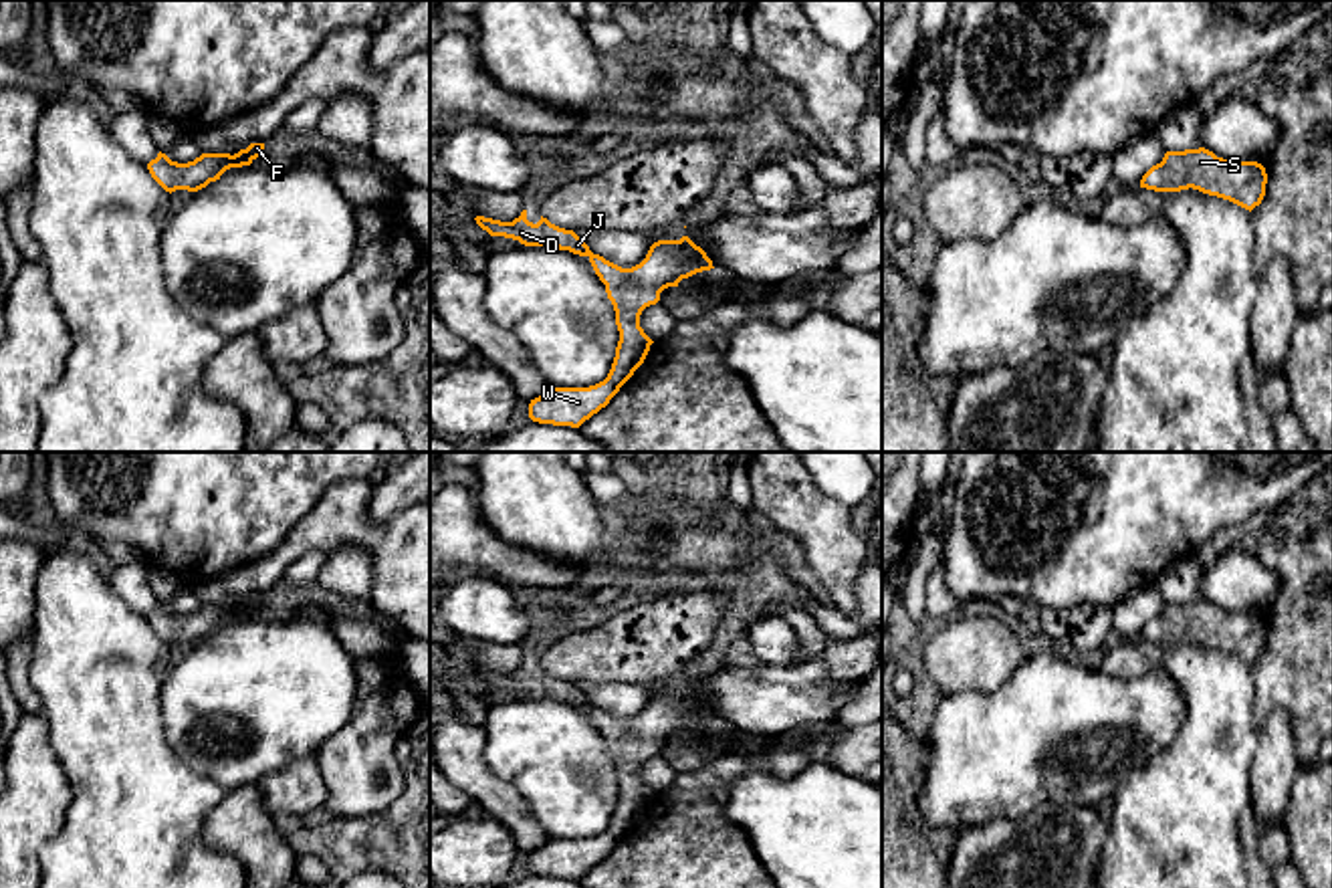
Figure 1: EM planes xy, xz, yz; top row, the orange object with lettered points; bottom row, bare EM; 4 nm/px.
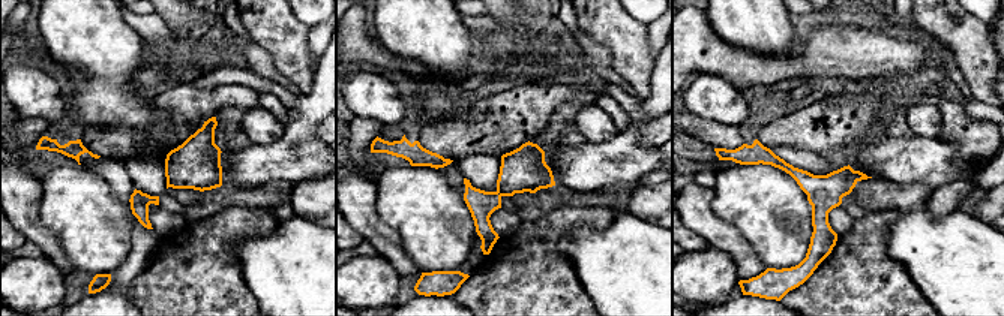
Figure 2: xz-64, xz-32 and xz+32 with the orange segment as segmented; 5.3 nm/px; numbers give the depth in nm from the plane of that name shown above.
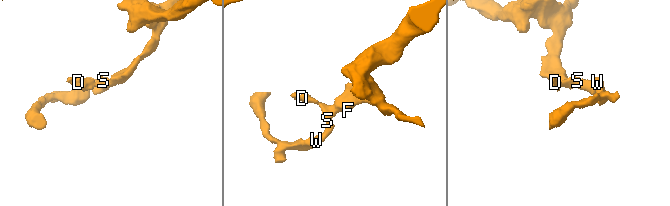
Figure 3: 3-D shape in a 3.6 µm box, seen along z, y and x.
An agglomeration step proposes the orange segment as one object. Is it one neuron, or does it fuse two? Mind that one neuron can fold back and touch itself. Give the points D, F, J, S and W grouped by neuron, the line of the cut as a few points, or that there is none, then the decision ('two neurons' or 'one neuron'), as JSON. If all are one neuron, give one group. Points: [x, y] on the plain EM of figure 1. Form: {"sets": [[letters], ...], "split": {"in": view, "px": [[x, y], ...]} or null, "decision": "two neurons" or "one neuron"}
{"sets": [["D", "F", "J", "S", "W"]], "split": null, "decision": "one neuron"}

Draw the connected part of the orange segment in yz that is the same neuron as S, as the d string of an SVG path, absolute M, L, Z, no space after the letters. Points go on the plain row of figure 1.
M1167 603L1140 632L1140 640L1154 644L1199 642L1253 662L1265 648L1267 626L1257 614L1229 614L1213 603Z

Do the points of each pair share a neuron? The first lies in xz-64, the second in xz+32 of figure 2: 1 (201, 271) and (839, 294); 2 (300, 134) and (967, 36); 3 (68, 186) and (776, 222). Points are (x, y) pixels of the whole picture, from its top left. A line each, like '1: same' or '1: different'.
1: same
2: different
3: same

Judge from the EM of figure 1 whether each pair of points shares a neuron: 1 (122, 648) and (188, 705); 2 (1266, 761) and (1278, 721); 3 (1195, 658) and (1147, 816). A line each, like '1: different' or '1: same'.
1: different
2: same
3: same

